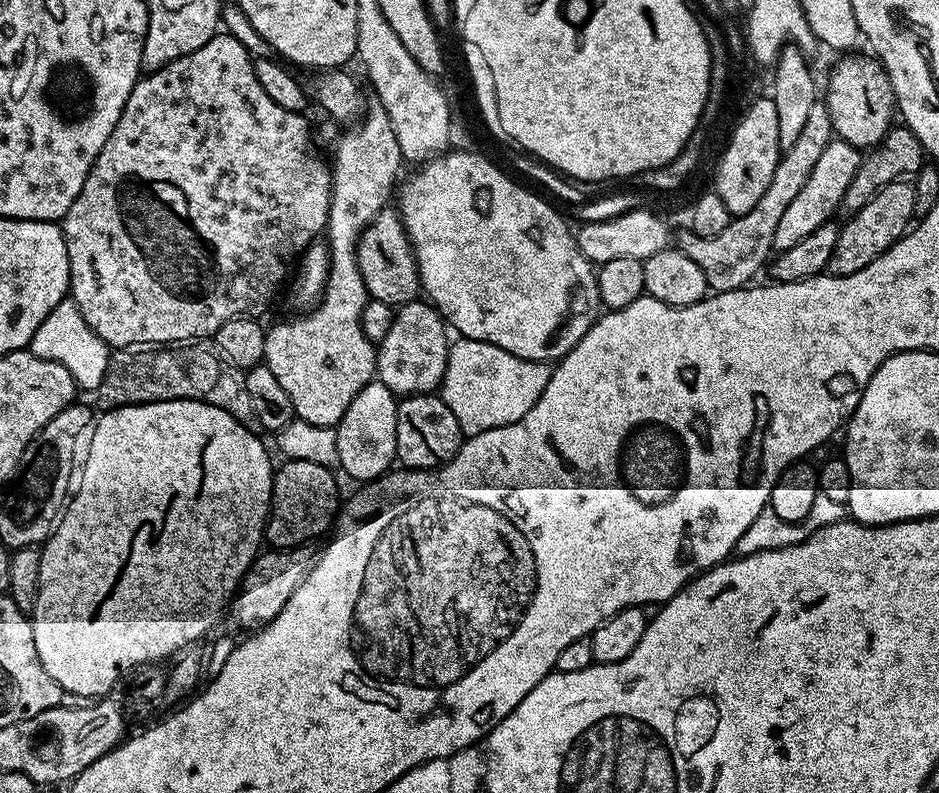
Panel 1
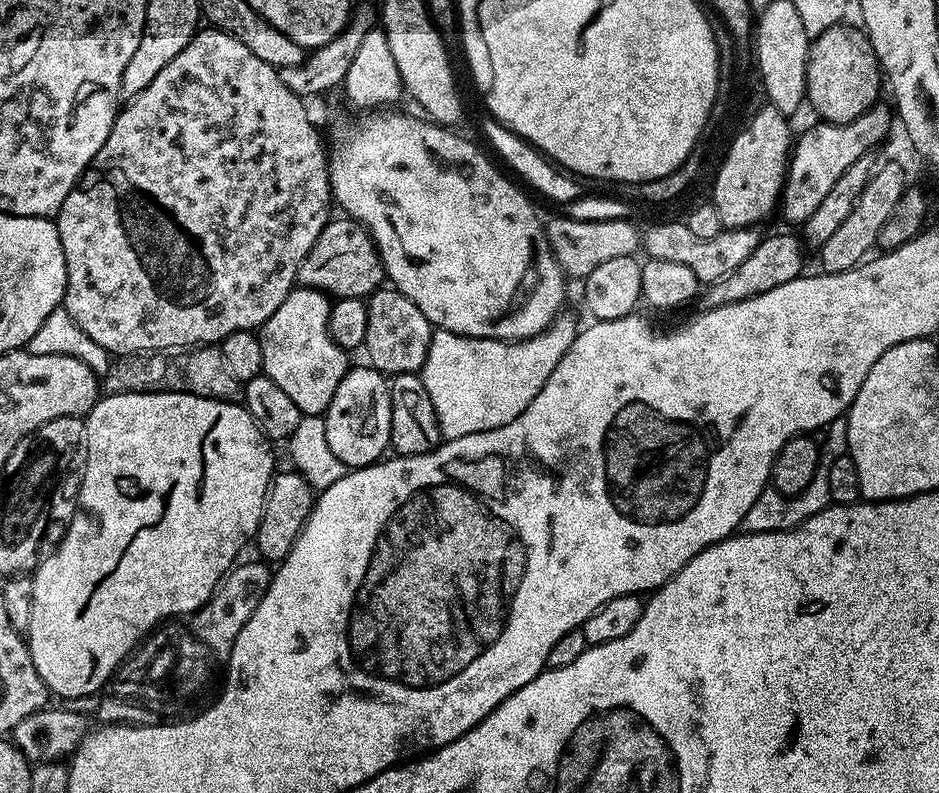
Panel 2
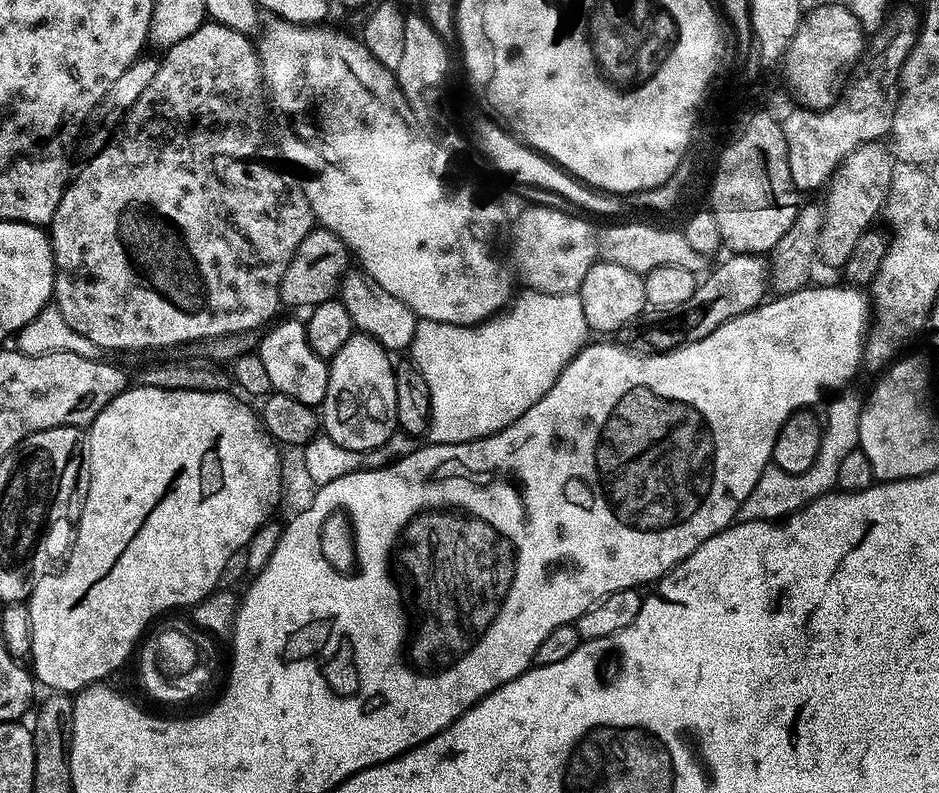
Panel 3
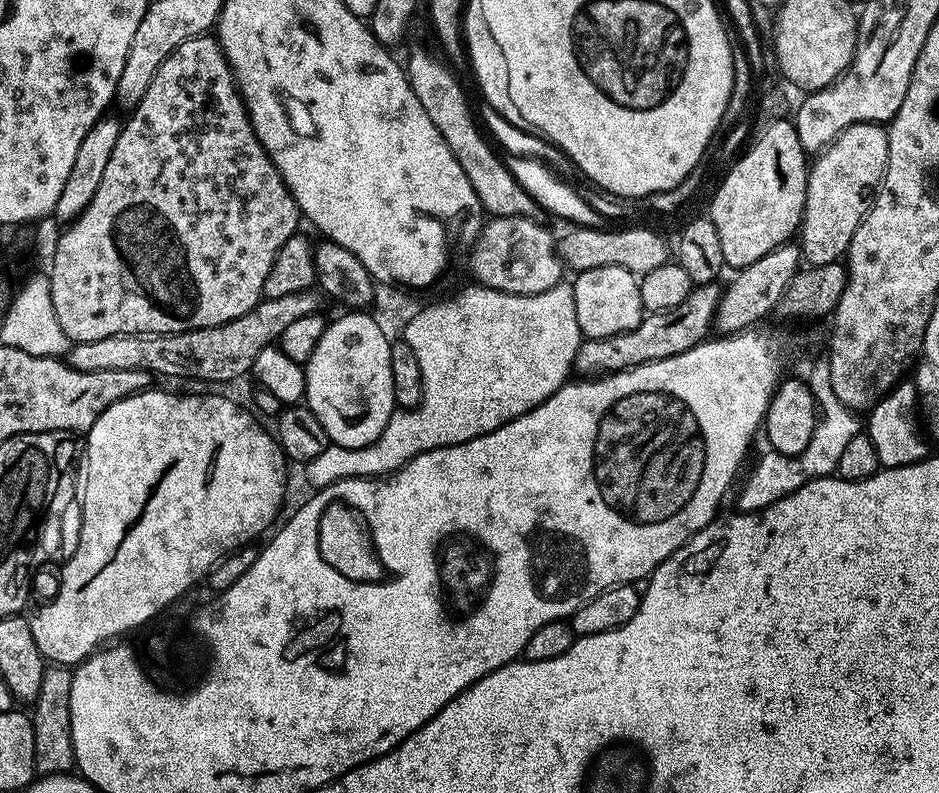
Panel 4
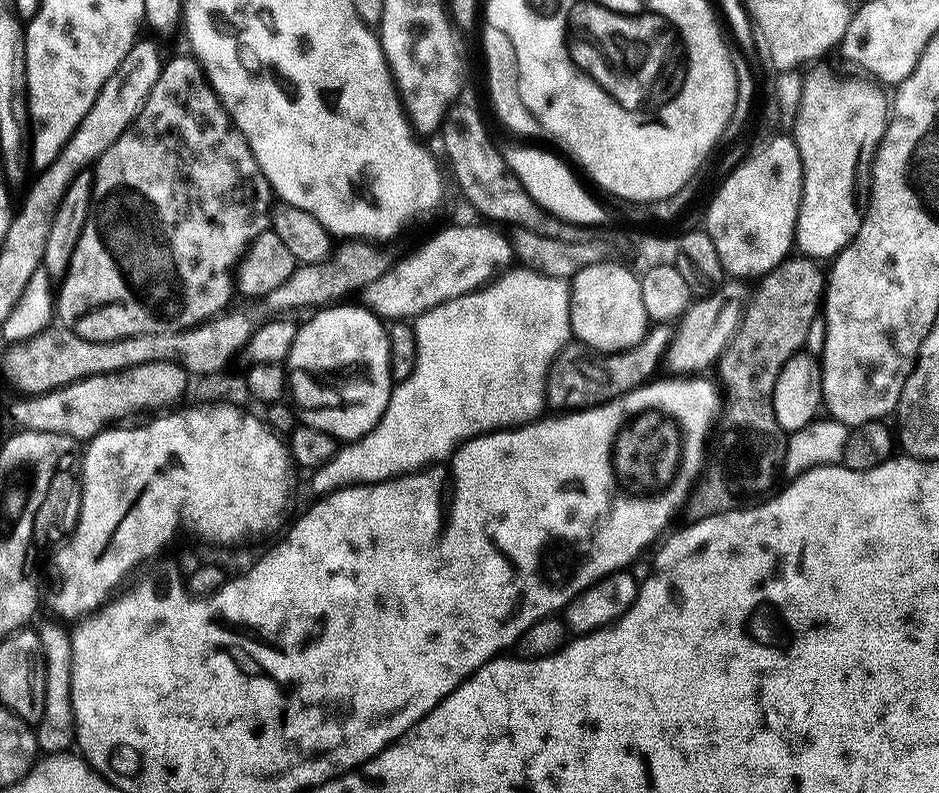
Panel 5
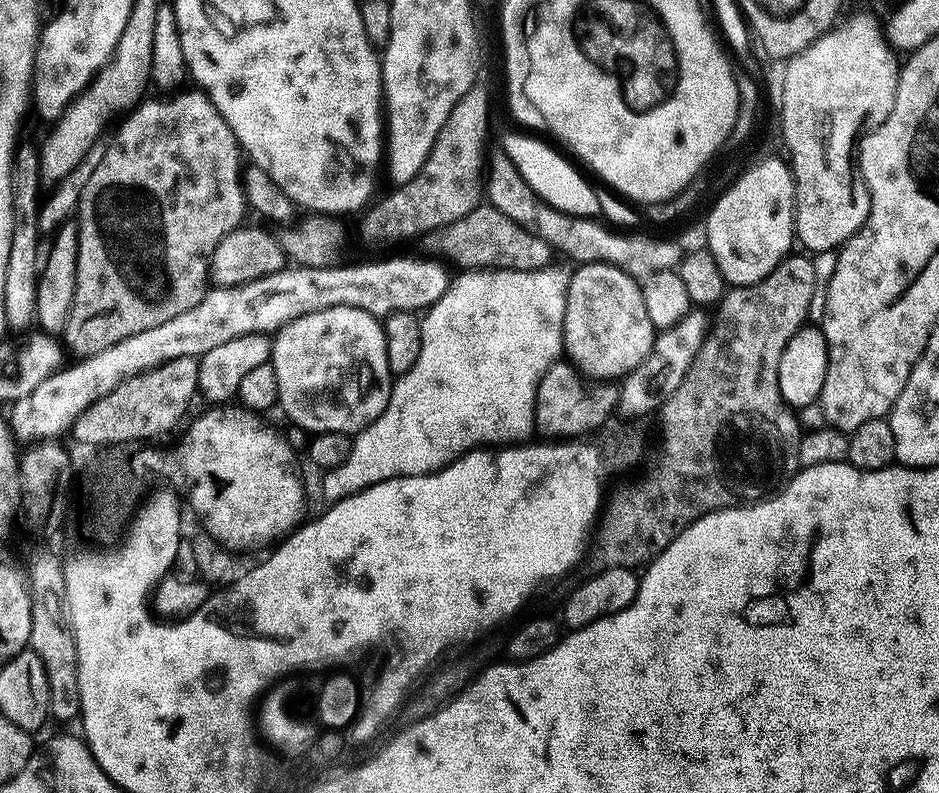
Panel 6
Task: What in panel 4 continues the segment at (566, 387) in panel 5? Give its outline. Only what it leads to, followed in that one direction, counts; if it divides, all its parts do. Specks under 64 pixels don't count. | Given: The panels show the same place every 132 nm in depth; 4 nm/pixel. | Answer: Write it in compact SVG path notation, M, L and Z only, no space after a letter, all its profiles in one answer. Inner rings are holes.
M716 282L697 284L686 302L682 302L682 306L674 306L665 312L647 313L633 332L623 332L597 340L581 339L575 371L584 378L599 378L607 376L609 372L622 372L626 368L637 368L639 364L649 364L651 360L677 356L704 343L714 328L721 291L721 285Z

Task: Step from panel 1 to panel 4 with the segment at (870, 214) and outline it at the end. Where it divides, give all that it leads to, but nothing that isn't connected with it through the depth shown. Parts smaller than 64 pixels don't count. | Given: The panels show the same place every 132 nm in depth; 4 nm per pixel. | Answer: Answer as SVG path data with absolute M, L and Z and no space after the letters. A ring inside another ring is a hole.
M855 124L811 161L804 219L798 247L809 265L834 264L847 253L854 230L872 208L888 161L888 129L883 124Z

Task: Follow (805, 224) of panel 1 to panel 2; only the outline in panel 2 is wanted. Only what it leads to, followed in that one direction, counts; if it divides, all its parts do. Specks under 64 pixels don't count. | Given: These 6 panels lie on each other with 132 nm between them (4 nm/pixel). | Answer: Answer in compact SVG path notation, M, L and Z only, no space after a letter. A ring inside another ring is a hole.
M877 102L872 105L869 112L854 118L854 122L845 124L816 122L813 128L806 129L797 140L795 137L786 169L784 190L780 194L779 215L784 215L796 226L803 226L810 218L810 214L818 210L826 194L830 194L834 182L842 178L843 172L854 166L858 158L869 155L875 144L880 144L887 138L888 131L892 128L892 120L894 124L893 109L889 105L888 108L884 102Z

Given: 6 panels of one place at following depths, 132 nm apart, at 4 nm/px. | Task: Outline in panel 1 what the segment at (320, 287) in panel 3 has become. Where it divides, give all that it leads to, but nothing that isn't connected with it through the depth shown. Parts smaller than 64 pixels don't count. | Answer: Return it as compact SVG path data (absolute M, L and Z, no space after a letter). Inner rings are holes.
M385 206L361 232L360 240L356 243L356 265L371 299L399 306L421 295L420 271L416 265L416 255L412 253L412 241L408 239L406 220L392 206Z

